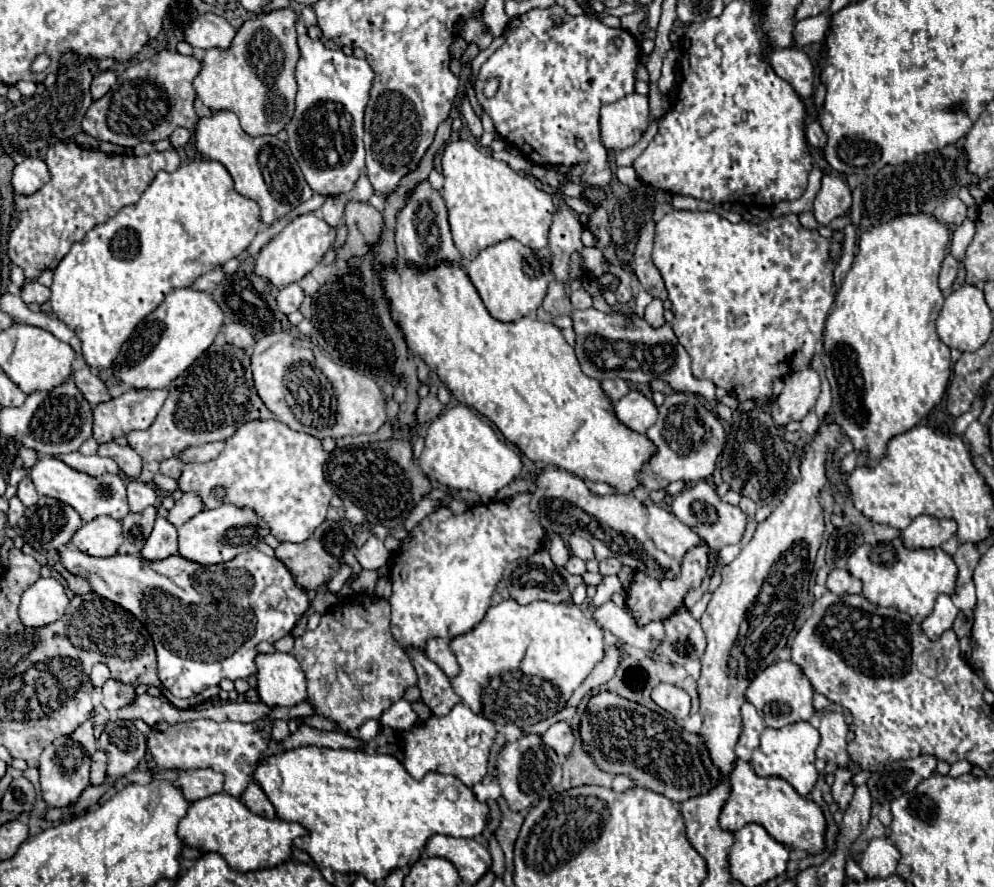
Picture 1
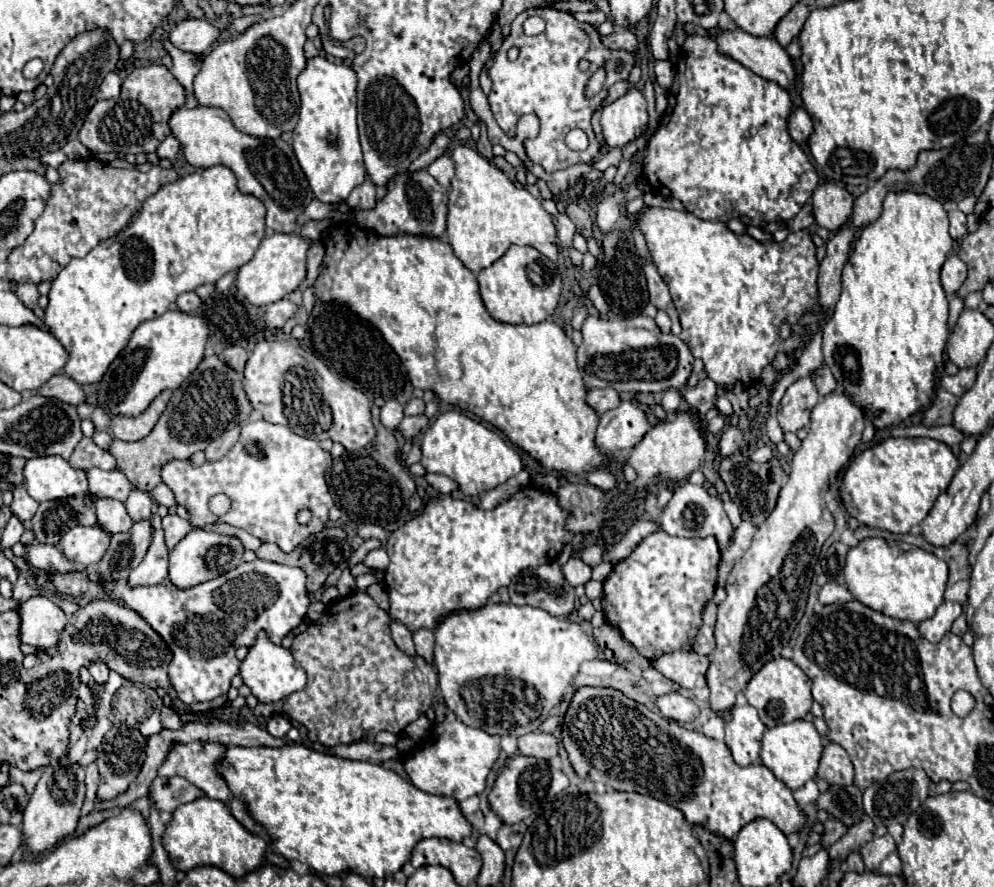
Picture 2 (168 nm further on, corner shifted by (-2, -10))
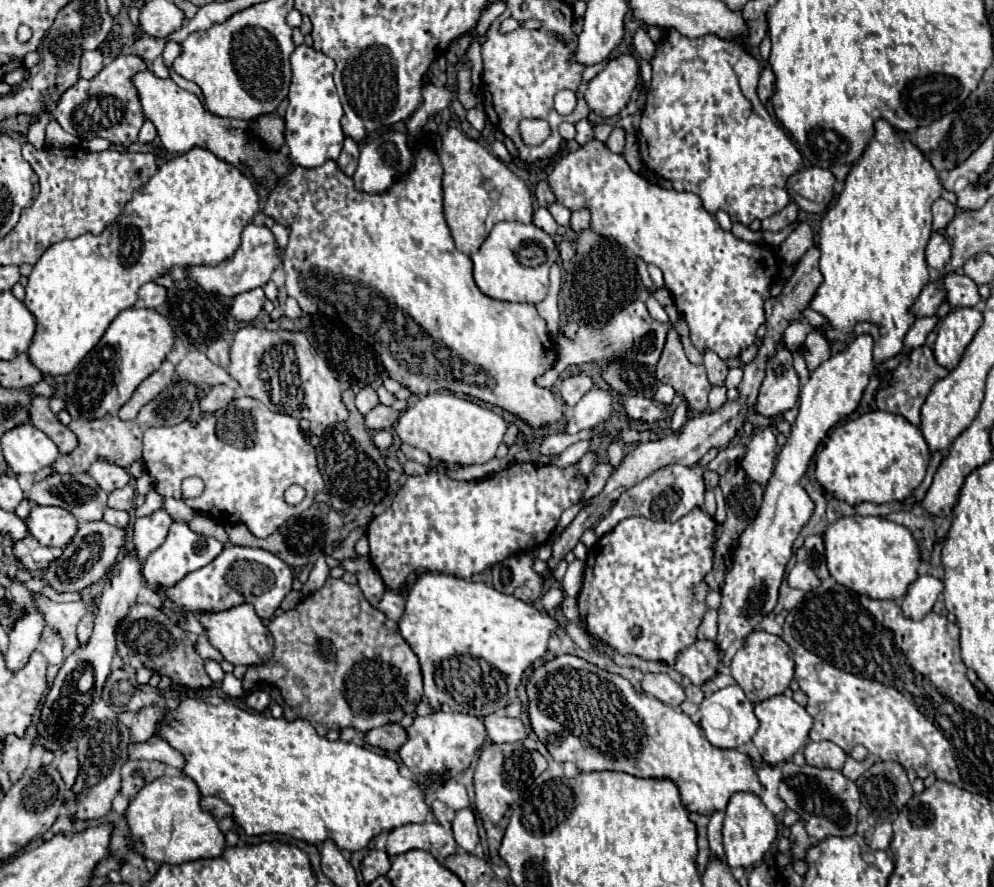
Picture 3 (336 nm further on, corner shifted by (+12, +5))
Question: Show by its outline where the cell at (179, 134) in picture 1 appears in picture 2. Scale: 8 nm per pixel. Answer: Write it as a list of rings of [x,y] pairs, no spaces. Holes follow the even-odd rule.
[[[167,136],[167,140],[163,140],[163,144],[157,148],[157,154],[159,154],[159,158],[169,158],[169,160],[173,160],[173,158],[177,156],[179,148],[181,148],[179,140],[177,140],[175,136]]]

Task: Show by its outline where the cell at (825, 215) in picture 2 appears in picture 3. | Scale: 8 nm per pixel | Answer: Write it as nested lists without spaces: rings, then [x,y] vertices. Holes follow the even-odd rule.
[[[809,167],[787,181],[787,193],[807,213],[821,213],[833,199],[835,177],[831,171],[821,167]]]

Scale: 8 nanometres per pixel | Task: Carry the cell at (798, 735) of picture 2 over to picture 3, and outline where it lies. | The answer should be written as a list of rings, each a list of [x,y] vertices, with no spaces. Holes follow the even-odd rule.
[[[775,695],[755,705],[755,715],[759,719],[759,729],[753,735],[753,743],[759,749],[763,761],[771,765],[781,765],[793,757],[795,751],[799,751],[805,745],[805,739],[809,735],[809,729],[813,725],[813,717],[807,713],[805,707],[795,703],[787,695]]]

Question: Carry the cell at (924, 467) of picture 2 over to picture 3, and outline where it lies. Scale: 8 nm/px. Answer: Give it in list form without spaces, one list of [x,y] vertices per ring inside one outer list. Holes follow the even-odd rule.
[[[871,411],[833,429],[817,455],[815,479],[825,491],[831,491],[839,501],[849,505],[863,501],[893,503],[901,501],[901,497],[909,497],[923,481],[929,457],[931,451],[919,427],[901,415]]]

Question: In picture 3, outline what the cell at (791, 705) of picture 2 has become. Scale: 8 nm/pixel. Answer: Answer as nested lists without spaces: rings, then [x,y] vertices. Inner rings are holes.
[[[767,631],[749,633],[749,637],[745,637],[743,647],[733,655],[729,665],[731,677],[737,681],[737,685],[745,691],[745,695],[753,703],[765,701],[765,697],[783,693],[793,679],[793,667],[795,667],[793,651],[789,649],[789,645],[781,637],[771,635]]]

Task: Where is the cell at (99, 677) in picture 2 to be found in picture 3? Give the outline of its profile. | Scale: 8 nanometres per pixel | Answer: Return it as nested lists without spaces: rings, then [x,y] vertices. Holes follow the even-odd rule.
[[[87,613],[87,615],[81,619],[79,627],[77,627],[77,637],[79,637],[79,643],[81,643],[81,645],[87,643],[91,631],[93,631],[93,613]]]

